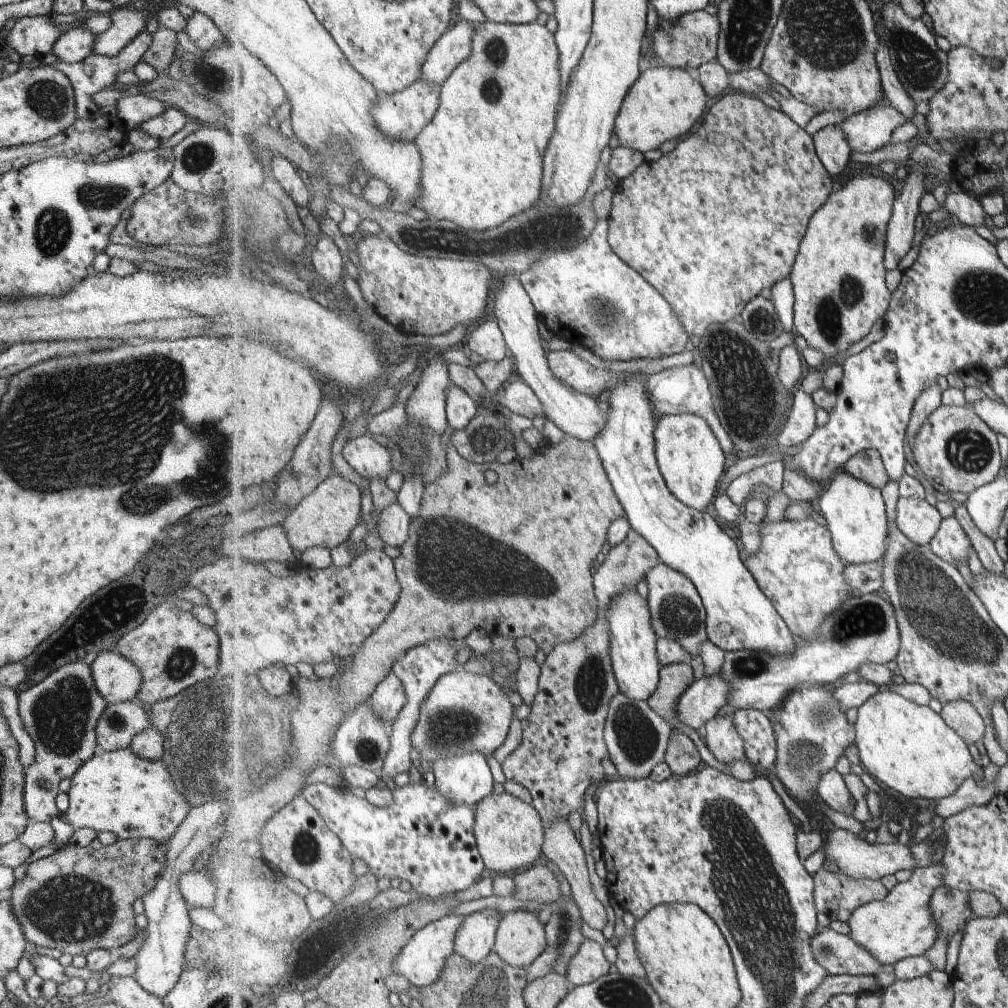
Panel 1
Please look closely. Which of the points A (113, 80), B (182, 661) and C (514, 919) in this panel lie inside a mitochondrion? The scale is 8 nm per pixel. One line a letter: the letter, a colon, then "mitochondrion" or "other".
A: other
B: mitochondrion
C: other

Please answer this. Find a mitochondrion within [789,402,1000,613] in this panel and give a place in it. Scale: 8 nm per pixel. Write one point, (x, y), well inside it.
(970, 451)

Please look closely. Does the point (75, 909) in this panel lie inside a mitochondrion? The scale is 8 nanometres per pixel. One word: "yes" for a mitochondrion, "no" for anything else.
yes

